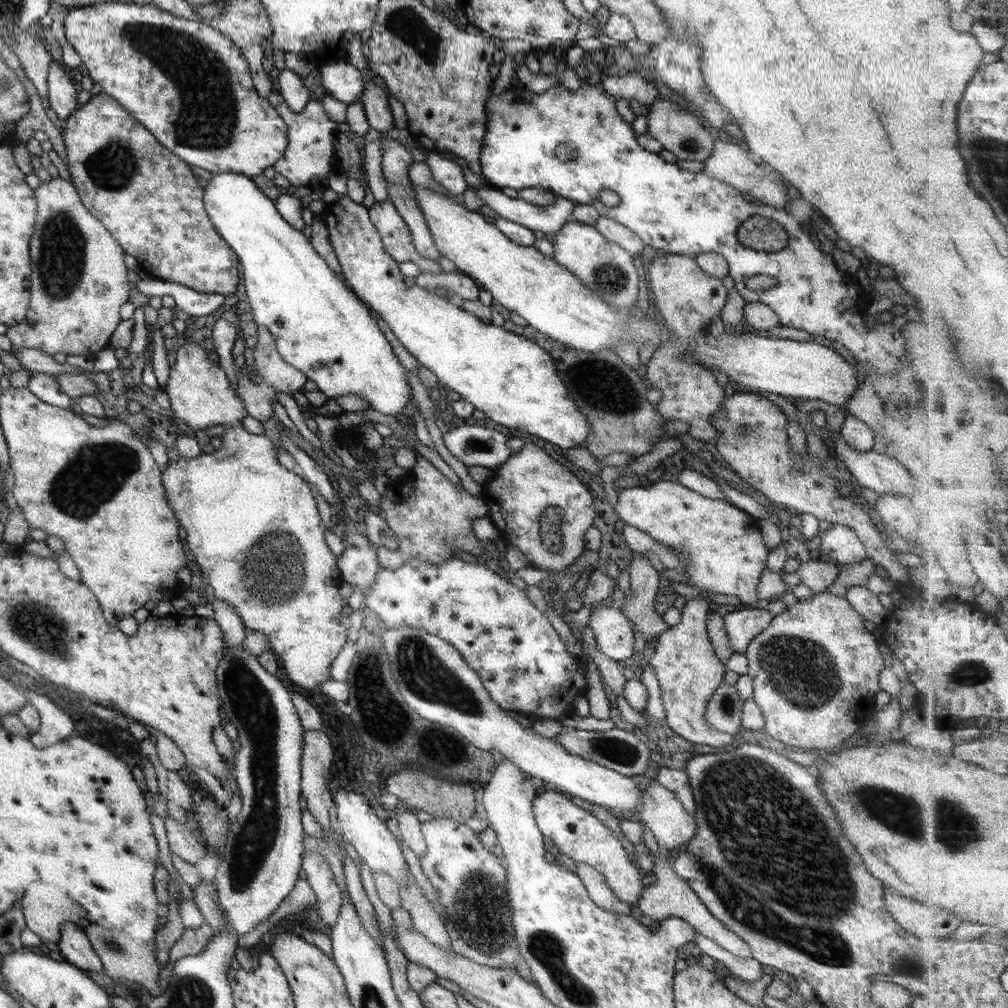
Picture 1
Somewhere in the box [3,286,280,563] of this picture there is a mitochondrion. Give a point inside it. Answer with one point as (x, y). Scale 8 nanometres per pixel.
(97, 472)

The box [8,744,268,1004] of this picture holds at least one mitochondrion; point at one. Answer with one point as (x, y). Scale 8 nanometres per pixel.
(115, 946)

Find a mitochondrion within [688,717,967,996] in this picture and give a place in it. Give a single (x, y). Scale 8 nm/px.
(912, 967)

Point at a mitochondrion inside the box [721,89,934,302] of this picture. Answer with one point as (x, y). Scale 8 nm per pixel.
(767, 234)

